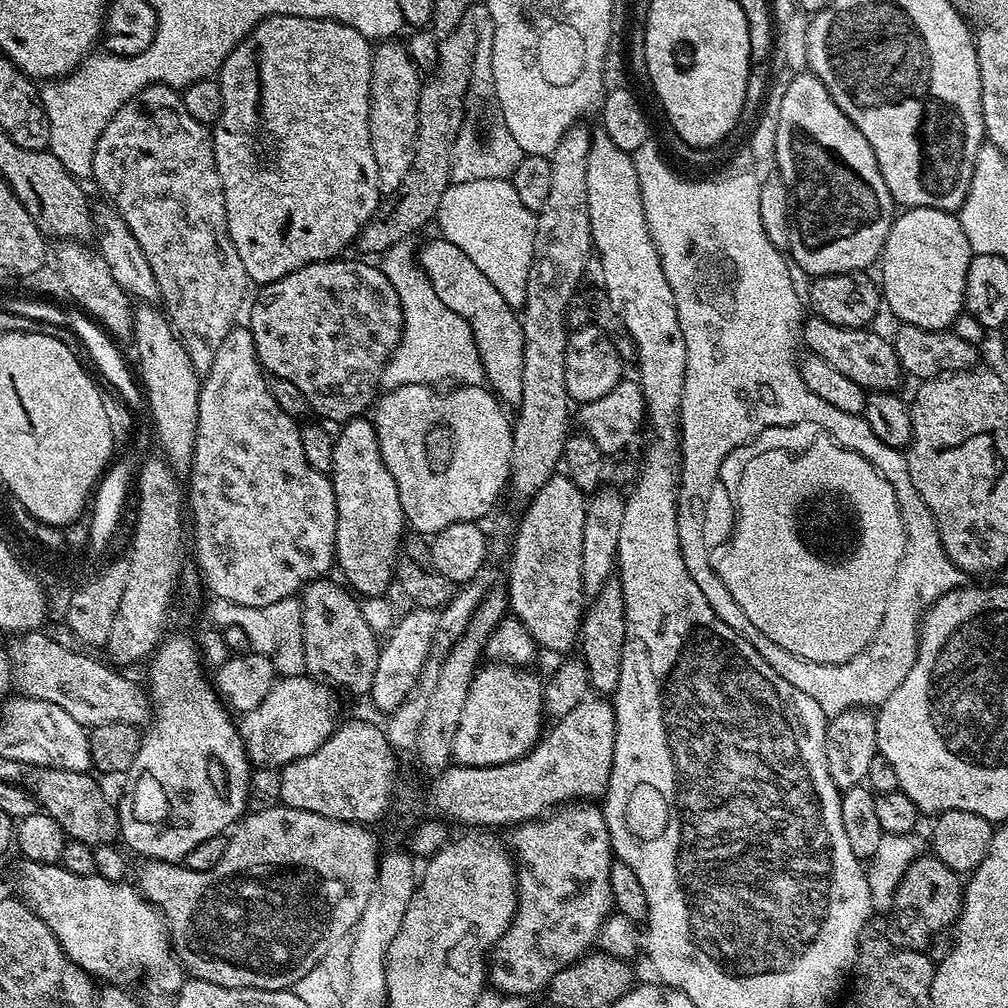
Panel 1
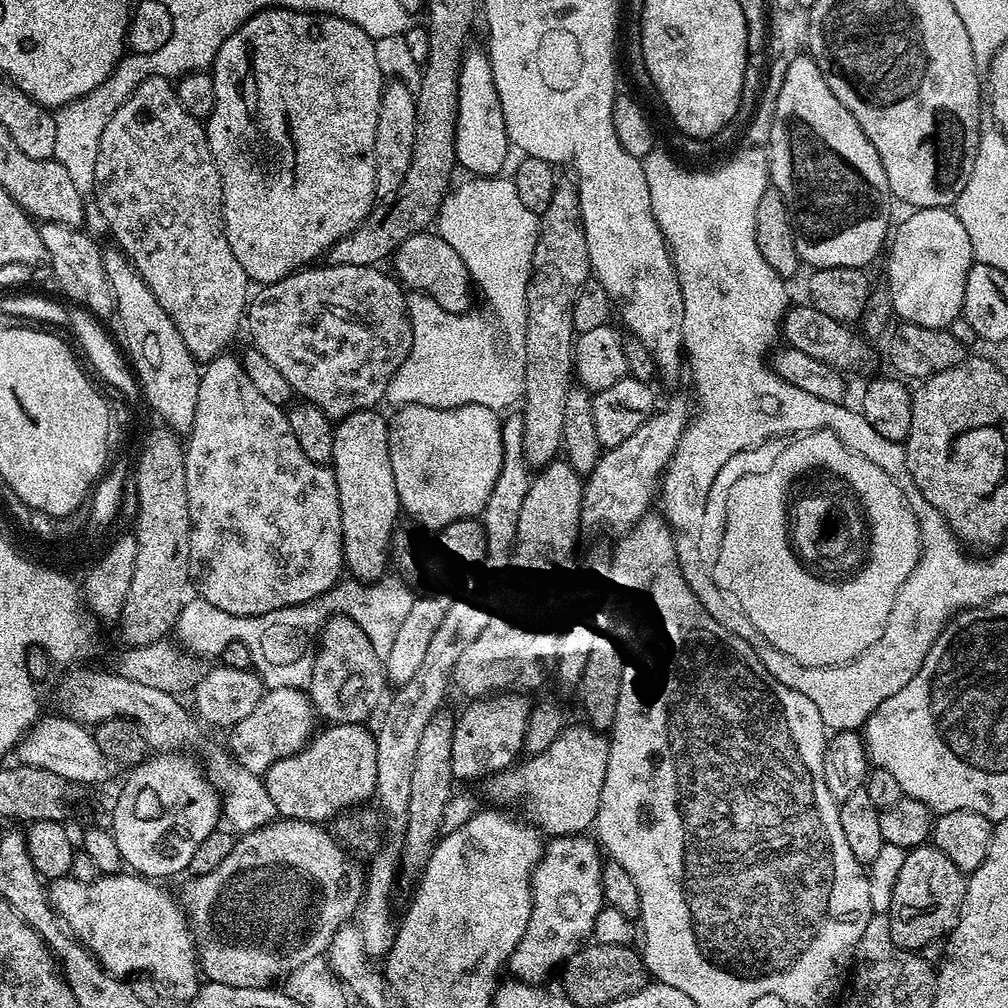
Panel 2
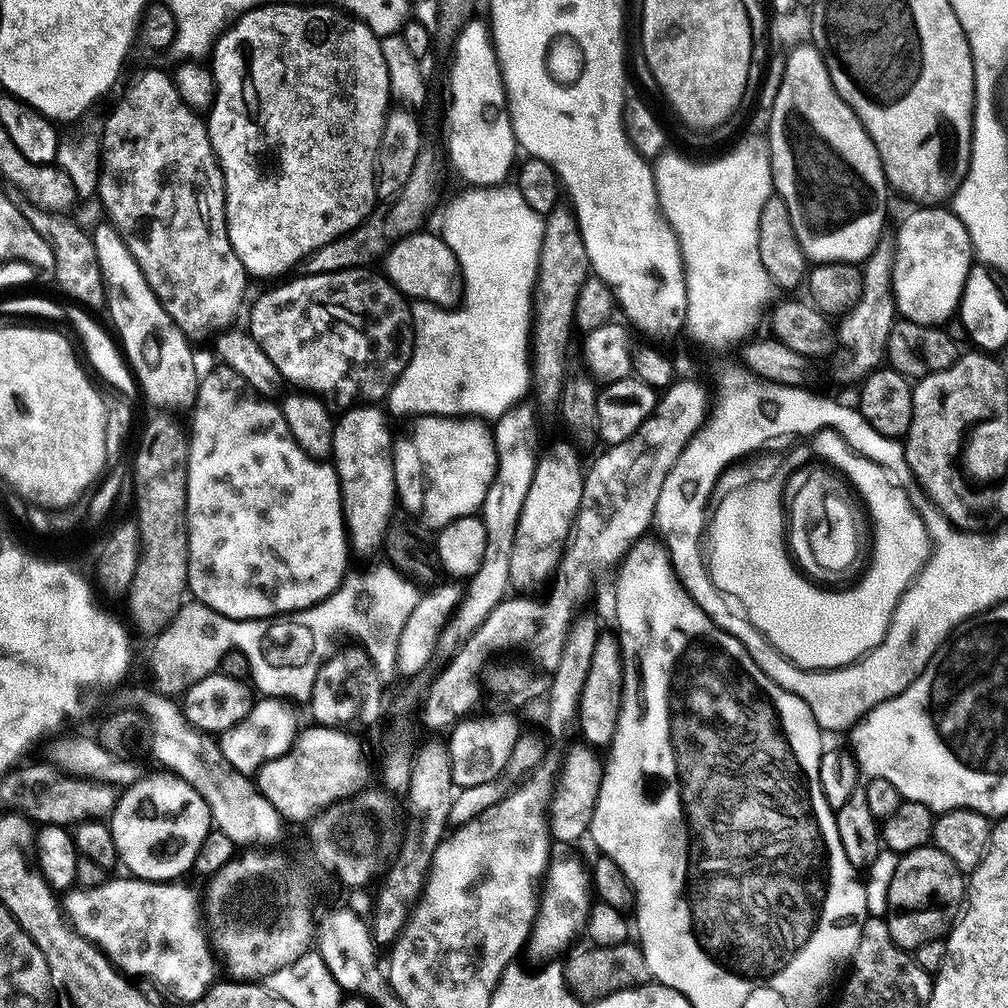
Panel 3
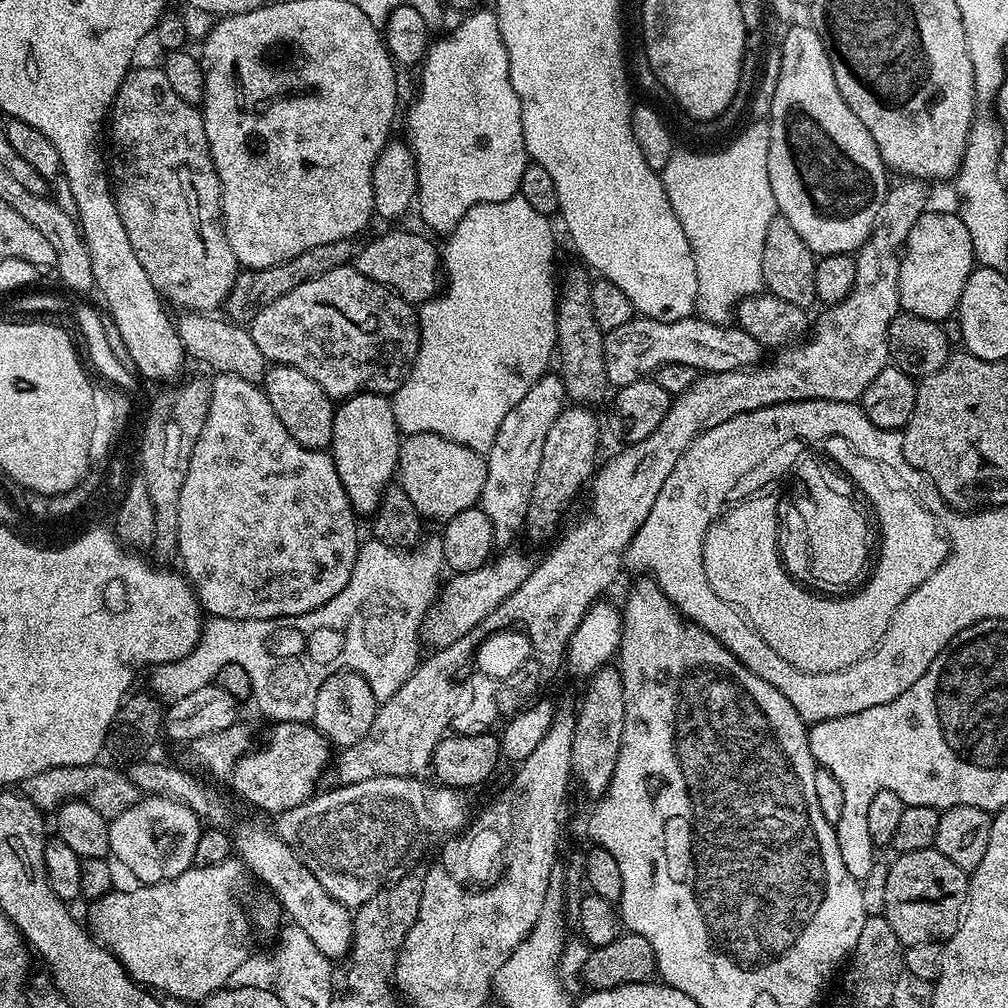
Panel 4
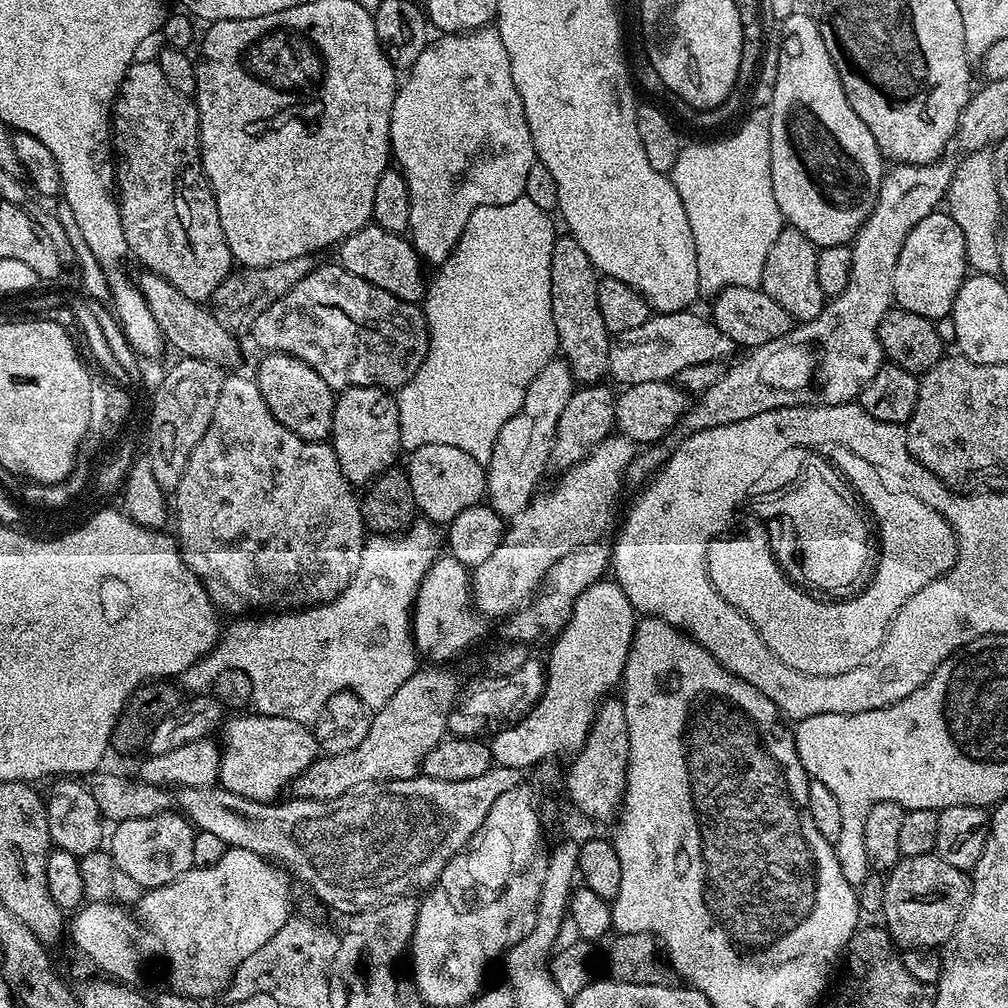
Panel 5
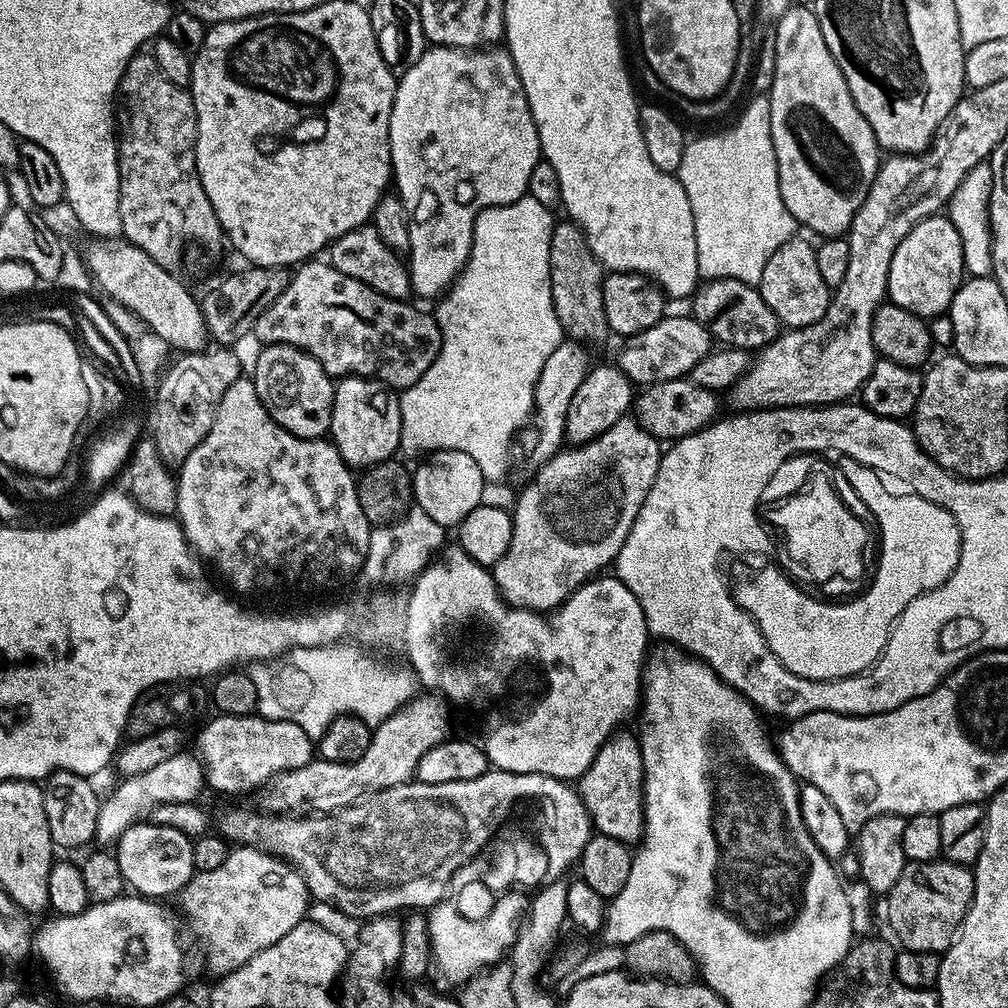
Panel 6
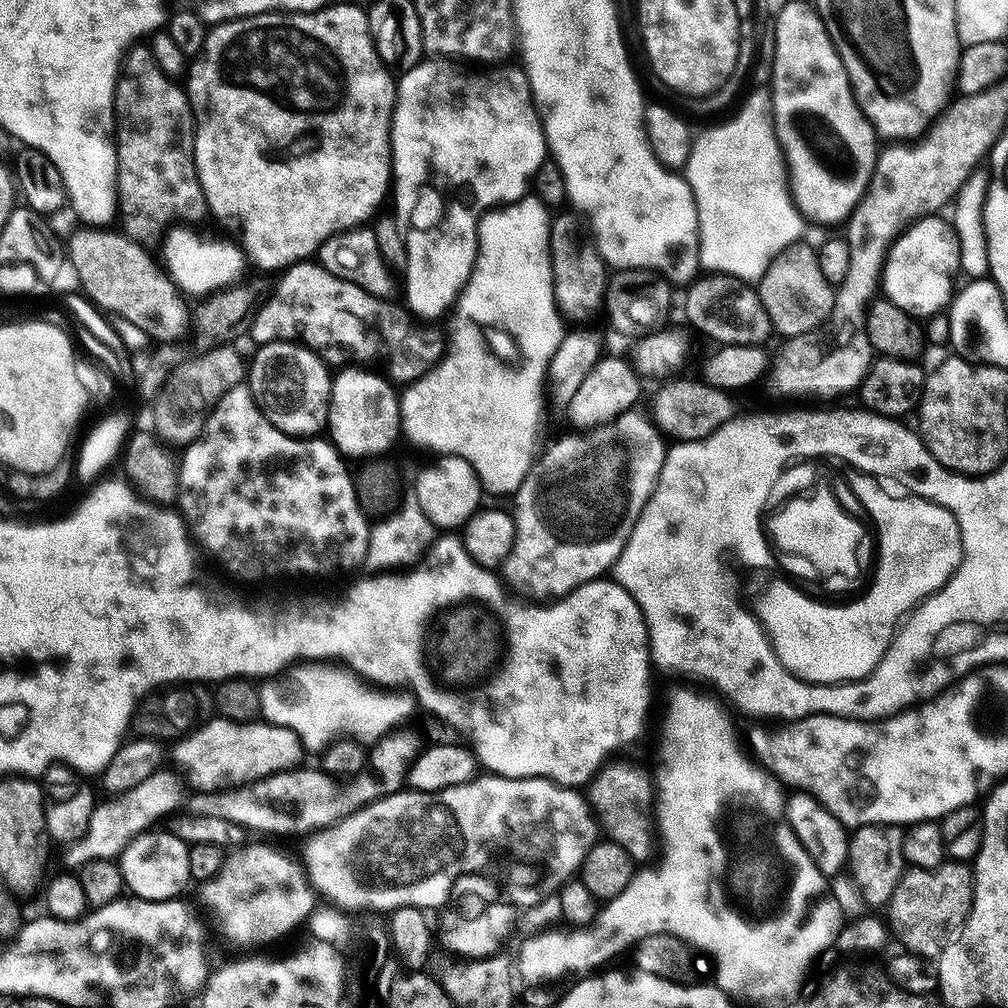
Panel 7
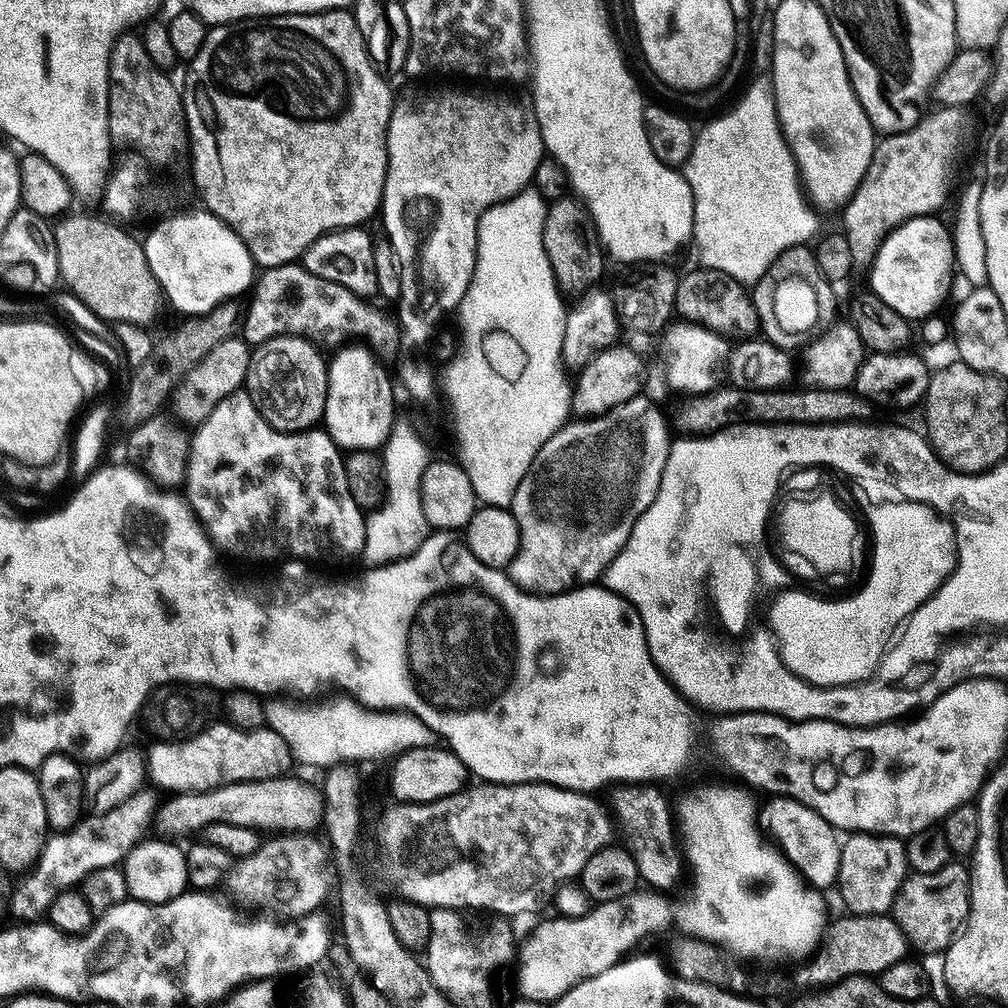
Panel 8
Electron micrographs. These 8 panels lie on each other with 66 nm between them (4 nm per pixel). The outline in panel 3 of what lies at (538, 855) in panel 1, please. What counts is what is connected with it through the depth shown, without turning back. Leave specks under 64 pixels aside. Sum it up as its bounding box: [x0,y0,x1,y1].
[526,851,594,960]

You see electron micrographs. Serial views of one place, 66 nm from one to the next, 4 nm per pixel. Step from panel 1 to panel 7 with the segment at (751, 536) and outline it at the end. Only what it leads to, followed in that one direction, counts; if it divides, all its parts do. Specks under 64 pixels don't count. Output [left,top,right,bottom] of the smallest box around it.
[760,475,964,682]

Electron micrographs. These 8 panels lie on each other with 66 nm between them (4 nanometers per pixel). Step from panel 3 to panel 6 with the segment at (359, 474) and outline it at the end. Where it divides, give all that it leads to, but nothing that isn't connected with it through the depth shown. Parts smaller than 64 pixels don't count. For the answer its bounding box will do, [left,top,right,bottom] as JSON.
[330,376,402,470]

